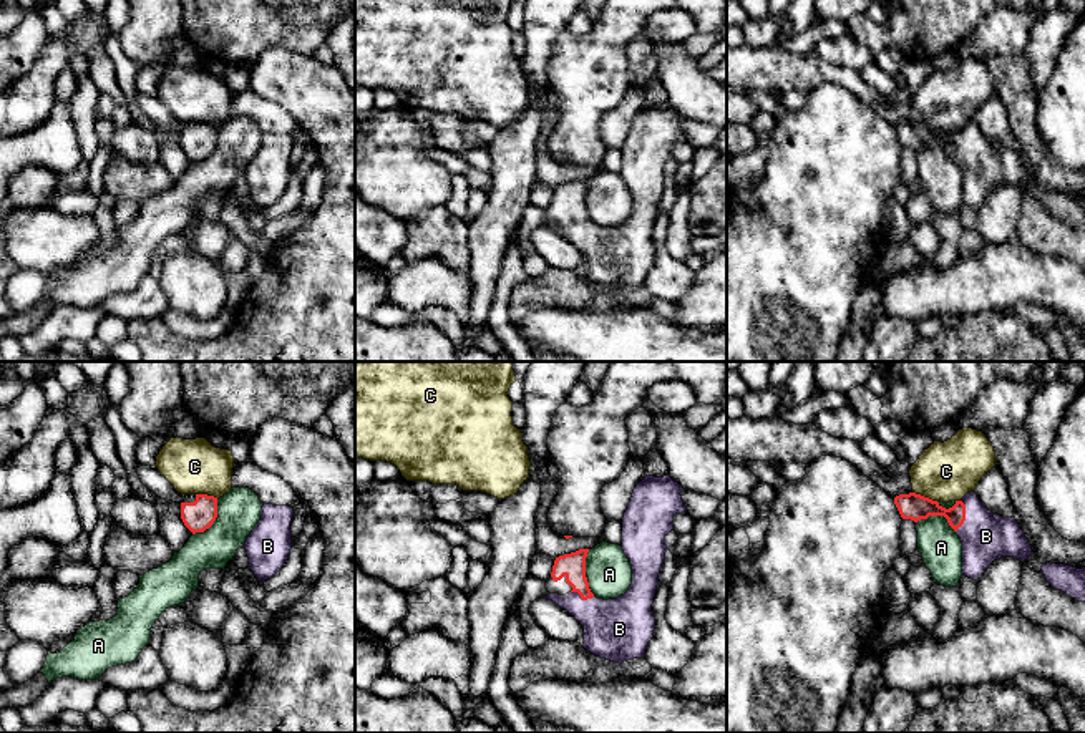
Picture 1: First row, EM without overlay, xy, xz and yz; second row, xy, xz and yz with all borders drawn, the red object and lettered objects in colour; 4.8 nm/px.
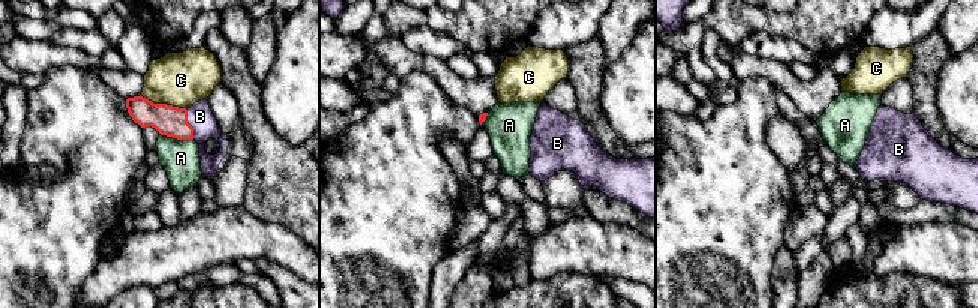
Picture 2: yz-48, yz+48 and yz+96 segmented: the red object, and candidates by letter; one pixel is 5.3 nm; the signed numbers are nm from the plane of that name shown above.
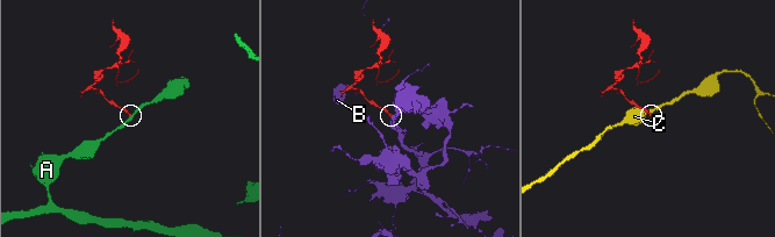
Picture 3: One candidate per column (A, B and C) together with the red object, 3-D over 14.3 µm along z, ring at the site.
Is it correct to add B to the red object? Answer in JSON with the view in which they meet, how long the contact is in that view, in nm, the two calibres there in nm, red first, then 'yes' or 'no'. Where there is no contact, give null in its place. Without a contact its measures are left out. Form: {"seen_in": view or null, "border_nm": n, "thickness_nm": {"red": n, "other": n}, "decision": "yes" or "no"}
{"seen_in": "yz", "border_nm": 160, "thickness_nm": {"red": 130, "other": 240}, "decision": "yes"}

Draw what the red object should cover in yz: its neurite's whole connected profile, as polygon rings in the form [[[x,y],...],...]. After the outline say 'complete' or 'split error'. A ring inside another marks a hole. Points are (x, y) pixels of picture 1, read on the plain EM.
[[[974,119],[949,138],[916,121],[896,124],[894,133],[903,148],[914,151],[944,144],[962,171],[962,204],[974,209],[1000,186],[1025,191],[1032,184],[1032,174],[1015,146],[994,143]]]; split error

